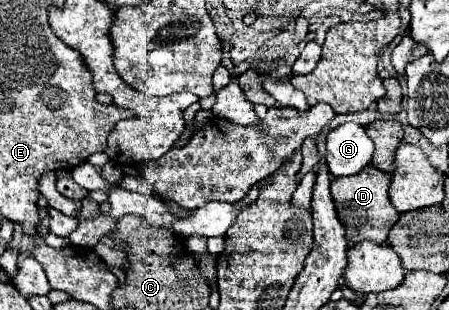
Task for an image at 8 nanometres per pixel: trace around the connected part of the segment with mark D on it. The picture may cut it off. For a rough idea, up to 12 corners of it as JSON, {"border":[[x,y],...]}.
{"border":[[373,165],[331,181],[349,245],[385,243],[399,219]]}

